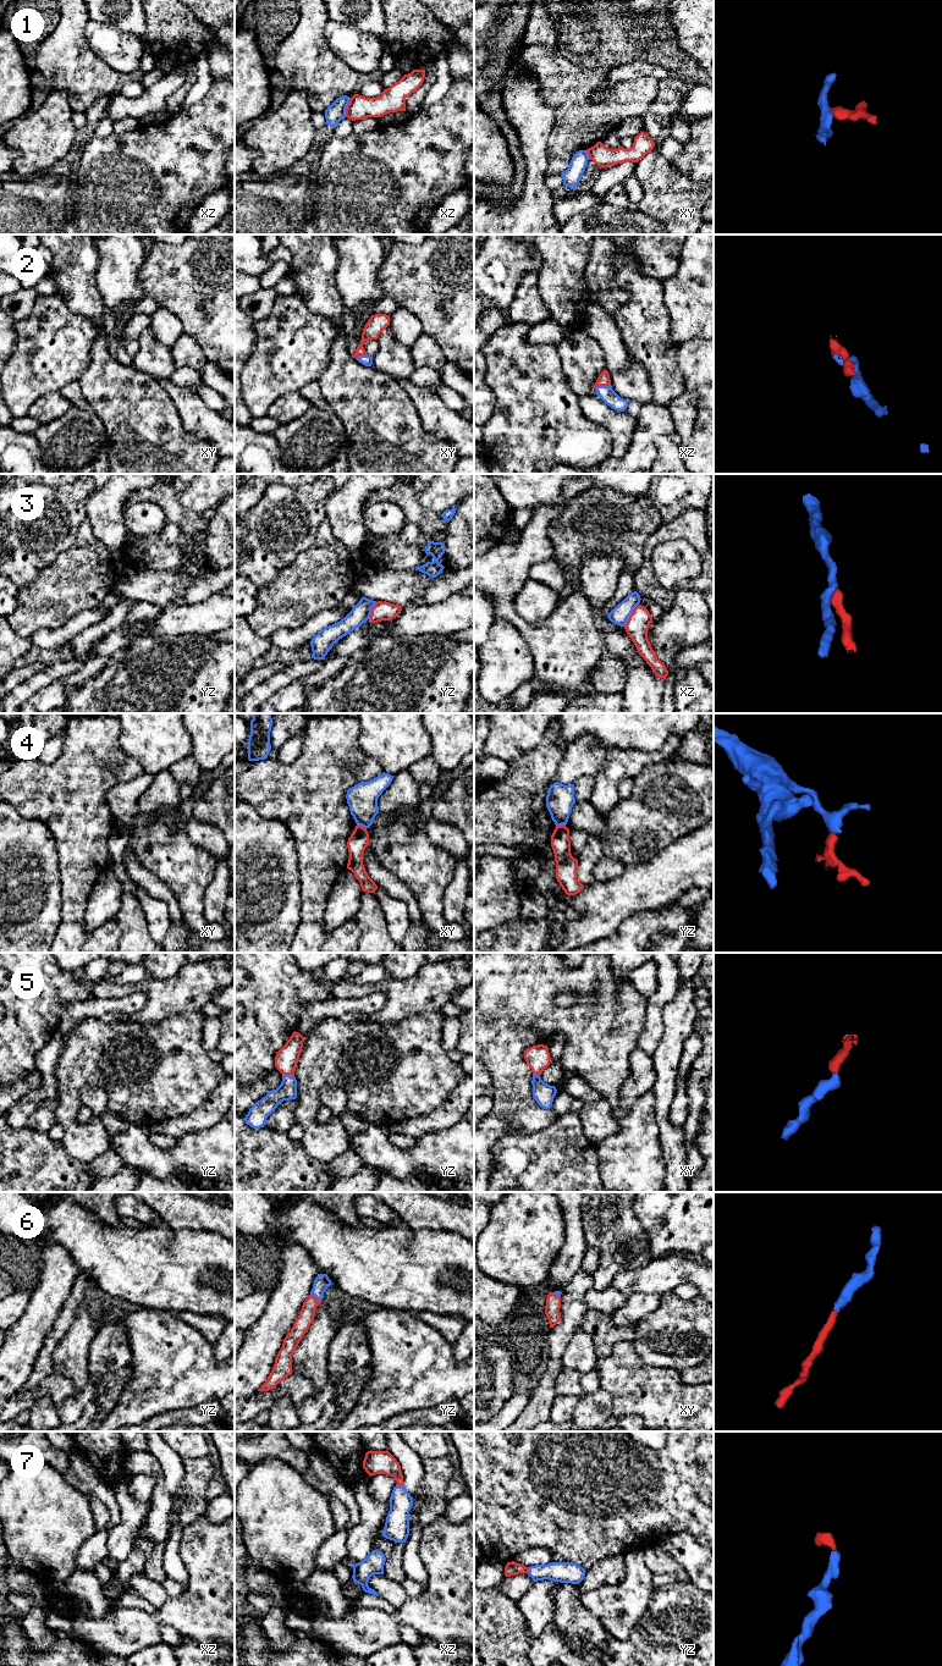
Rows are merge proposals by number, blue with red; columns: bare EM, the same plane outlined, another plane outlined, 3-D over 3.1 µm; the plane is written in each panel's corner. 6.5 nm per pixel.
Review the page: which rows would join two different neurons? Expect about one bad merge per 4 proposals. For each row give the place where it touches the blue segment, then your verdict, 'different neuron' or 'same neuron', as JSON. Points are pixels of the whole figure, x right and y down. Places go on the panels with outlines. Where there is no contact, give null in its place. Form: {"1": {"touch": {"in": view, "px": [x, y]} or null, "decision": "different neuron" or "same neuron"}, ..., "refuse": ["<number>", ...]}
{"1": {"touch": {"in": "xz", "px": [346, 108]}, "decision": "different neuron"}, "2": {"touch": {"in": "xz", "px": [602, 386]}, "decision": "same neuron"}, "3": {"touch": {"in": "xz", "px": [629, 614]}, "decision": "different neuron"}, "4": {"touch": {"in": "xy", "px": [362, 826]}, "decision": "different neuron"}, "5": {"touch": {"in": "yz", "px": [288, 1075]}, "decision": "same neuron"}, "6": {"touch": {"in": "yz", "px": [315, 1296]}, "decision": "same neuron"}, "7": {"touch": {"in": "xz", "px": [401, 1485]}, "decision": "same neuron"}, "refuse": ["1", "3", "4"]}

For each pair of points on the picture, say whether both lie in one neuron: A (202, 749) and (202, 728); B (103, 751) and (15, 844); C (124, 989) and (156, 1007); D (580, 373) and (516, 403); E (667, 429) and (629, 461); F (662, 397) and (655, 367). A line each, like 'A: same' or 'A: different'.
A: same
B: different
C: same
D: different
E: same
F: same

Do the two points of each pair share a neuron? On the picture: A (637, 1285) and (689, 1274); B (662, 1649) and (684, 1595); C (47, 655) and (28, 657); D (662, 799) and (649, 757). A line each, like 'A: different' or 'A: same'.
A: same
B: same
C: same
D: different

